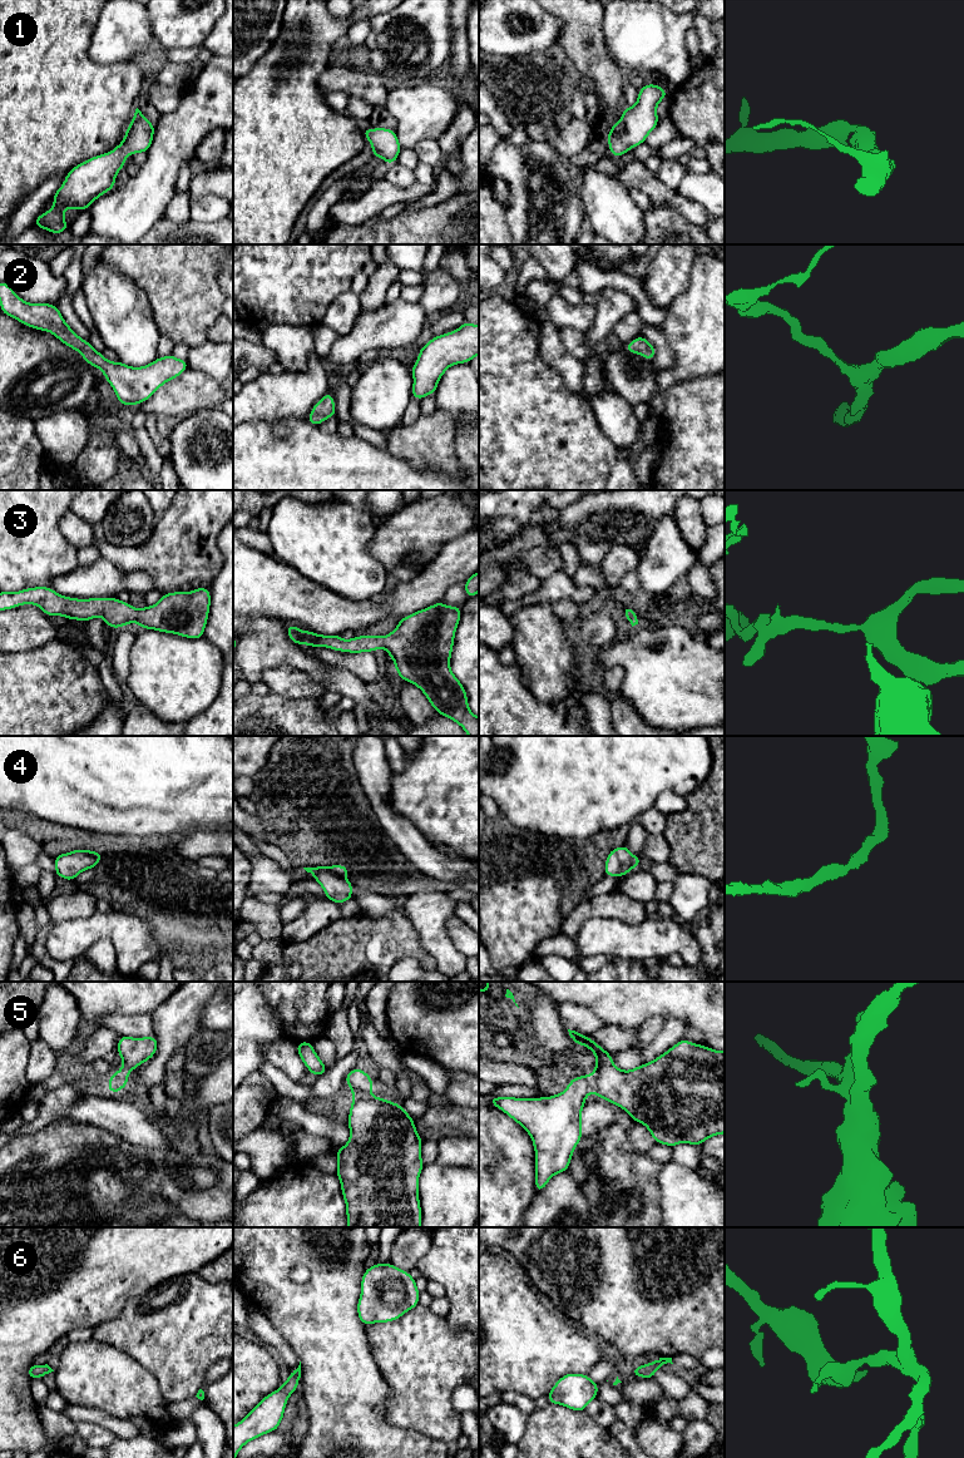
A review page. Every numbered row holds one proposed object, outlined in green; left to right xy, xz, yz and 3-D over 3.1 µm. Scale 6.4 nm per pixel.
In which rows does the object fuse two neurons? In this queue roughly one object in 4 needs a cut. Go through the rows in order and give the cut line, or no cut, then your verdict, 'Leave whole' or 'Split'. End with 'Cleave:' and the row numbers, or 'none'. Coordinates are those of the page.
1: No split. Leave whole
2: No split. Leave whole
3: No split. Leave whole
4: No split. Leave whole
5: Split along xz (369, 1095), (354, 1096). Split
6: No split. Leave whole
Cleave: 5

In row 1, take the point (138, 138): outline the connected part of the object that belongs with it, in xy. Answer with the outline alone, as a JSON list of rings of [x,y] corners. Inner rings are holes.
[[[137,108],[127,128],[123,142],[113,150],[99,154],[75,165],[66,173],[61,187],[53,196],[54,207],[44,214],[38,214],[34,226],[54,234],[70,228],[64,221],[64,211],[75,208],[79,212],[89,209],[102,194],[115,187],[115,177],[127,157],[147,153],[153,142],[155,125]]]

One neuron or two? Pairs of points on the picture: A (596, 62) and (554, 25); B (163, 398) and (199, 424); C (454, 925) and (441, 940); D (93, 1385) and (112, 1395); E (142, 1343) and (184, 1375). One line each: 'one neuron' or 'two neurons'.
A: two neurons
B: two neurons
C: two neurons
D: one neuron
E: one neuron

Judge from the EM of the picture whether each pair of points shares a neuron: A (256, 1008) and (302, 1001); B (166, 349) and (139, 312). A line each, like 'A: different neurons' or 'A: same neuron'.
A: different neurons
B: different neurons

